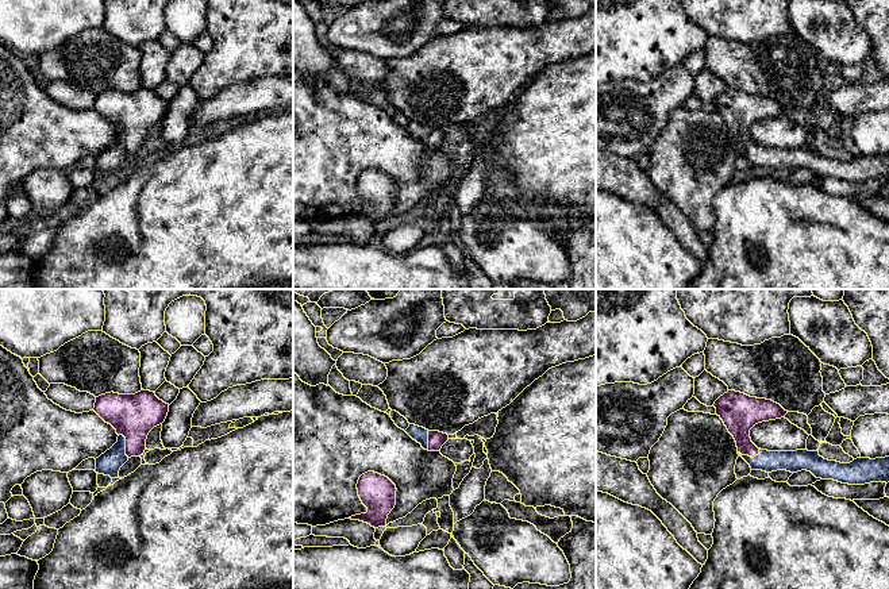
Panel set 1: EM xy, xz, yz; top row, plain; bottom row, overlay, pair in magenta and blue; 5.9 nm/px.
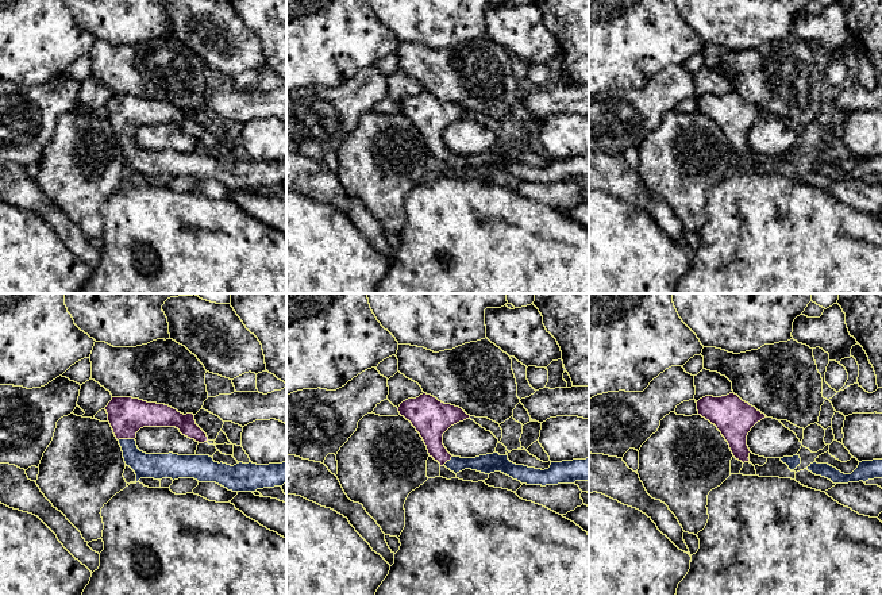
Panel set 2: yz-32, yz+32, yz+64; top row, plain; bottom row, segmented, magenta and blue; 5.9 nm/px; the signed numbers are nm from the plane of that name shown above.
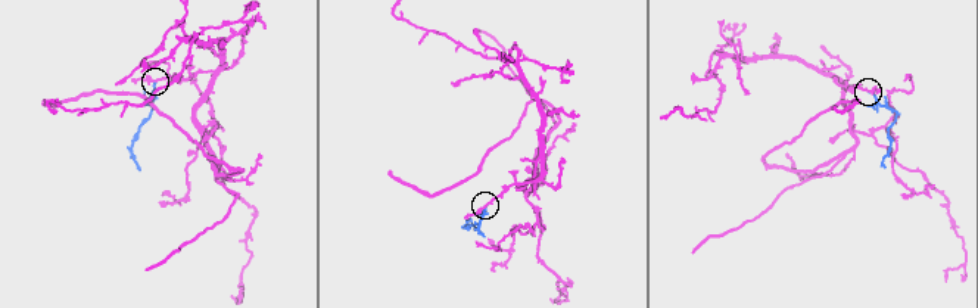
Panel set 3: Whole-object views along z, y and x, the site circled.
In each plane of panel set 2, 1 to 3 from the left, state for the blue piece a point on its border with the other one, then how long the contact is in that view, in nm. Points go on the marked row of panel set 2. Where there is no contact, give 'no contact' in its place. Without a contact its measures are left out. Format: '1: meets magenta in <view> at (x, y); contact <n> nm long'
1: meets magenta in yz-32 at (126, 438); contact 100 nm long
2: meets magenta in yz+32 at (447, 460); contact 90 nm long
3: no contact

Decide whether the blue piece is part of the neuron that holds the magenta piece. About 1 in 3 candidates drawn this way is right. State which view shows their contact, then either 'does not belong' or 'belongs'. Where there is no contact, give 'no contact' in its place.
xy | belongs

